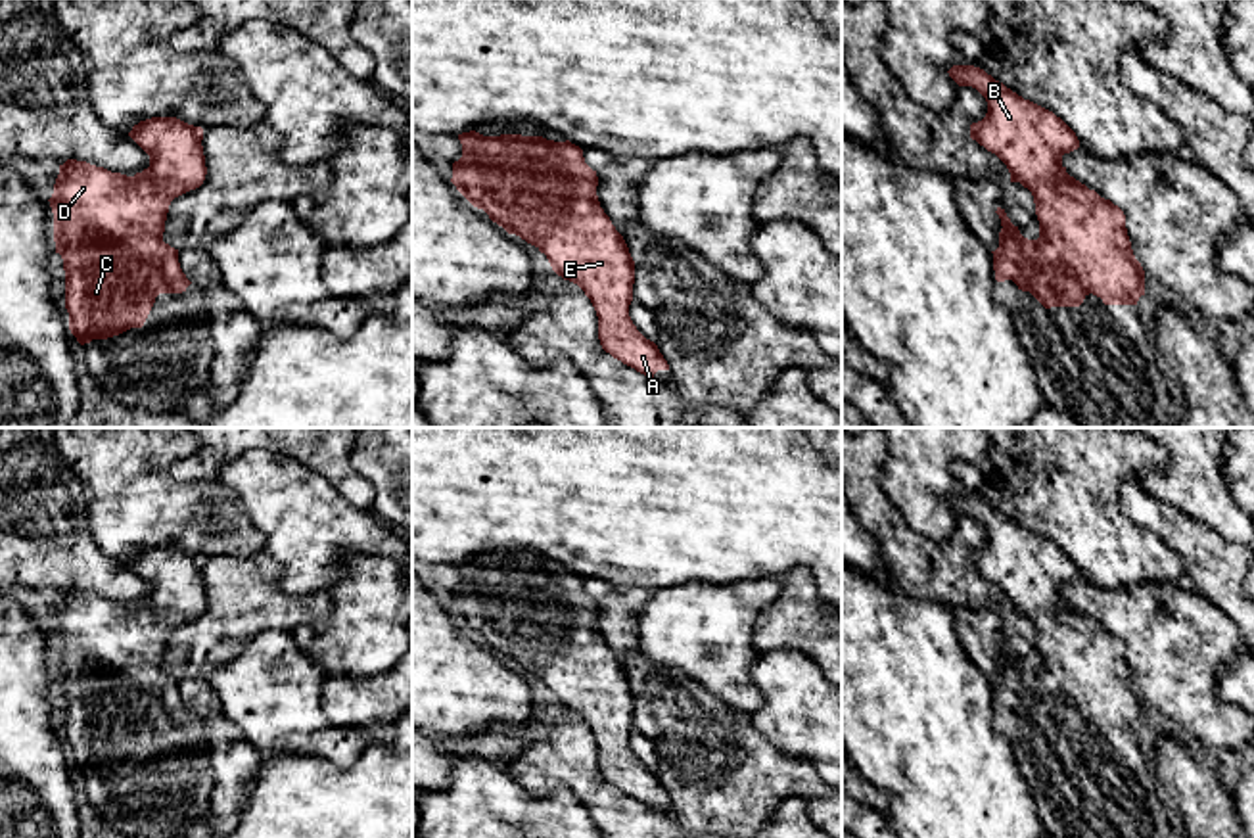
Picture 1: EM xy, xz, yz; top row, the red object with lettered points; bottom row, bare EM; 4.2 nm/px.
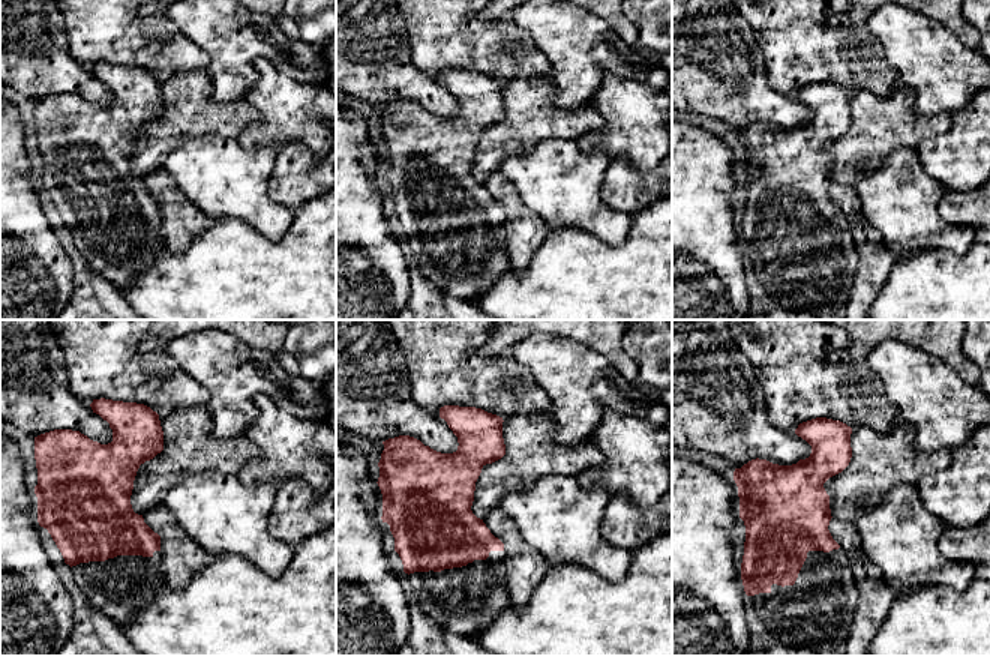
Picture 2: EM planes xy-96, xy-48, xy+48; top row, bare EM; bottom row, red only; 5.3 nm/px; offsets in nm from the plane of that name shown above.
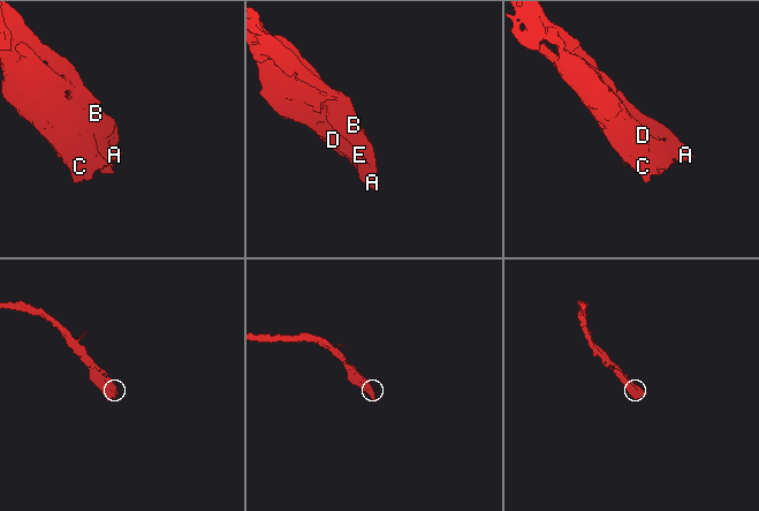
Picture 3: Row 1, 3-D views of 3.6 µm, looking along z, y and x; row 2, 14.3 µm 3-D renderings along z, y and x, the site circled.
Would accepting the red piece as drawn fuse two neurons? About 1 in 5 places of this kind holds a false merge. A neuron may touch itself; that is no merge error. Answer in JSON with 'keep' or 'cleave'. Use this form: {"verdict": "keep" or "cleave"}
{"verdict": "keep"}

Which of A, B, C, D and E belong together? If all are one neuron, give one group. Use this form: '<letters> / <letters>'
A B C D E

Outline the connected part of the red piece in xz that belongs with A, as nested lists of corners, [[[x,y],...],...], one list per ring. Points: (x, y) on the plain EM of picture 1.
[[[476,560],[458,564],[458,570],[462,573],[462,587],[453,593],[451,612],[474,637],[483,639],[493,652],[545,683],[558,706],[577,713],[585,721],[598,746],[598,769],[602,779],[652,809],[658,800],[669,800],[658,775],[646,769],[629,746],[635,690],[623,665],[600,637],[596,625],[598,606],[596,600],[585,593],[583,579],[569,570],[554,571],[543,566],[522,564],[483,566]]]

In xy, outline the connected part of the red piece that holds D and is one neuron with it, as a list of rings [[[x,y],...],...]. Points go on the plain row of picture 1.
[[[151,547],[134,554],[128,566],[150,585],[148,598],[127,606],[67,589],[48,629],[56,683],[65,700],[69,759],[81,775],[142,757],[159,723],[182,723],[192,713],[163,662],[171,631],[205,610],[203,558],[176,547]]]

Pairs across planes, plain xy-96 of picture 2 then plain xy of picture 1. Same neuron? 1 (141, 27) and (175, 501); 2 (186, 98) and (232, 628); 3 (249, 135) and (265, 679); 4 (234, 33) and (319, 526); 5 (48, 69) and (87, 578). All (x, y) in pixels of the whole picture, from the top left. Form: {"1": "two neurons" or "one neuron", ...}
{"1": "one neuron", "2": "one neuron", "3": "two neurons", "4": "one neuron", "5": "one neuron"}

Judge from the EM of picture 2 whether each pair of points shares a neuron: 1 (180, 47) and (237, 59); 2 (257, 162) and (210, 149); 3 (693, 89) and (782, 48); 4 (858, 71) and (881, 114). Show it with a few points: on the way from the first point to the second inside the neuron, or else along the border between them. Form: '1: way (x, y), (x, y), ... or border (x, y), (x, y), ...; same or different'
1: border (180, 30), (207, 54), (206, 68); different
2: way (245, 162), (222, 161); same
3: border (758, 42), (768, 81); different
4: border (899, 84), (890, 95), (851, 90); different

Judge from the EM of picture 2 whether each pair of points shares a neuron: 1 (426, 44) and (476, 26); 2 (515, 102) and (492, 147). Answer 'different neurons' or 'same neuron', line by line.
1: same neuron
2: same neuron

